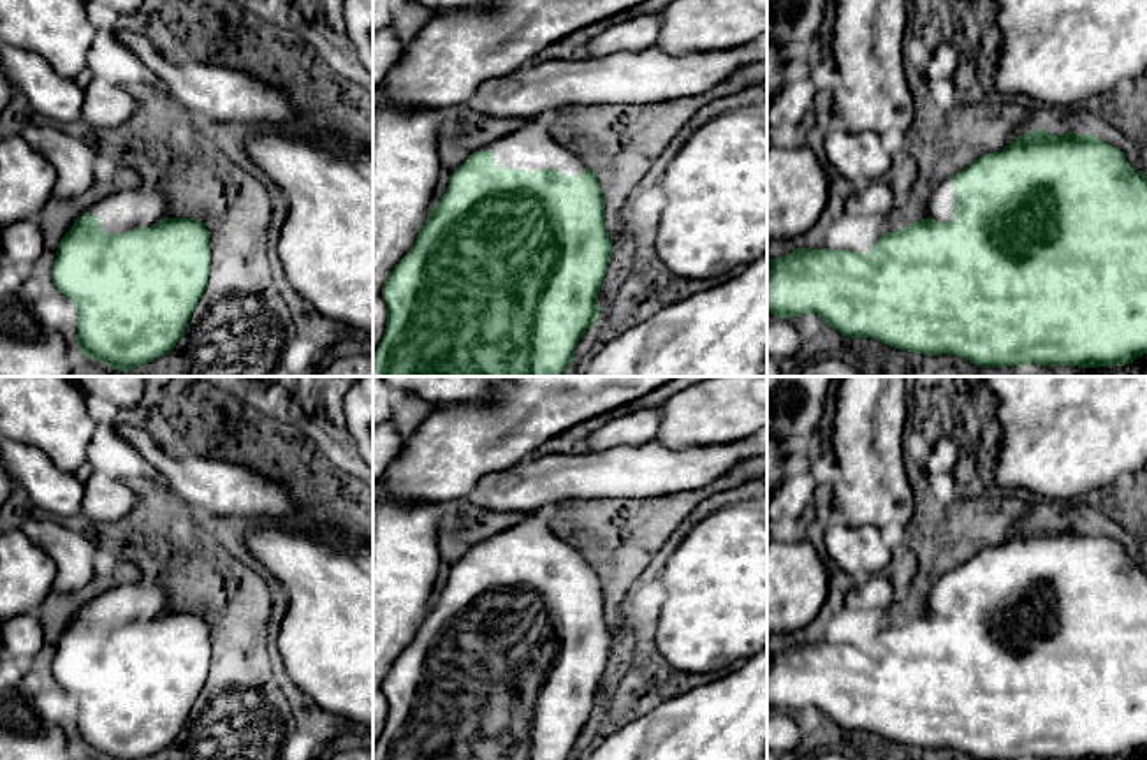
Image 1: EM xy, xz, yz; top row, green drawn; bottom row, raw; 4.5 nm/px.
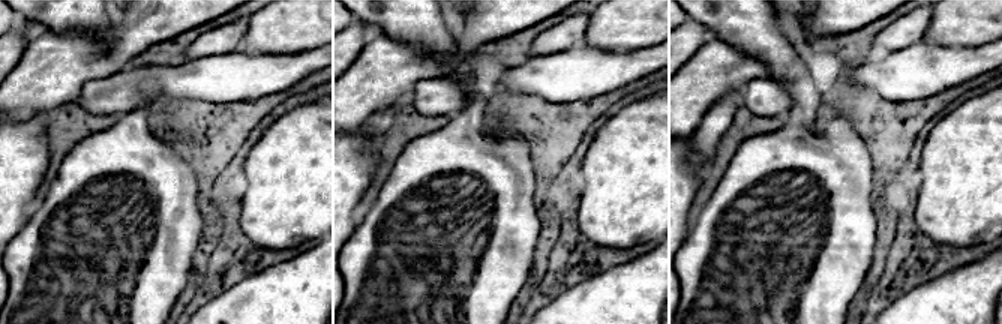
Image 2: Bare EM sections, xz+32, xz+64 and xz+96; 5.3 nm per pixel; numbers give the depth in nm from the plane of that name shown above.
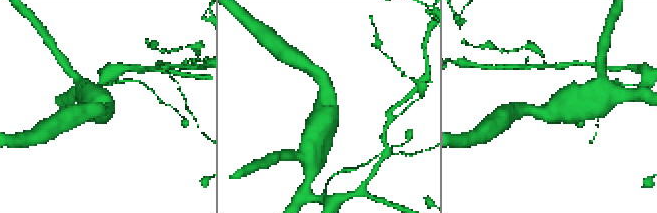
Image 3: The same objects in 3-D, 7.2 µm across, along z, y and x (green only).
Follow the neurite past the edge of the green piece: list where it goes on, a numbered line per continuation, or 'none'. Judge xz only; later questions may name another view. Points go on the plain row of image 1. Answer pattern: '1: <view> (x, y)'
1: xz (530, 542)

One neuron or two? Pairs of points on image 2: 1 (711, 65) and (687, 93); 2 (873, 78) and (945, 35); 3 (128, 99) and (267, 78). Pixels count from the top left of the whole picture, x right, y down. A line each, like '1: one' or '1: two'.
1: one
2: two
3: one

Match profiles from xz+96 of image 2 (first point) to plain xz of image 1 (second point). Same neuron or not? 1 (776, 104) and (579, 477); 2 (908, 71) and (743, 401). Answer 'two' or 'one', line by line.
1: one
2: two

